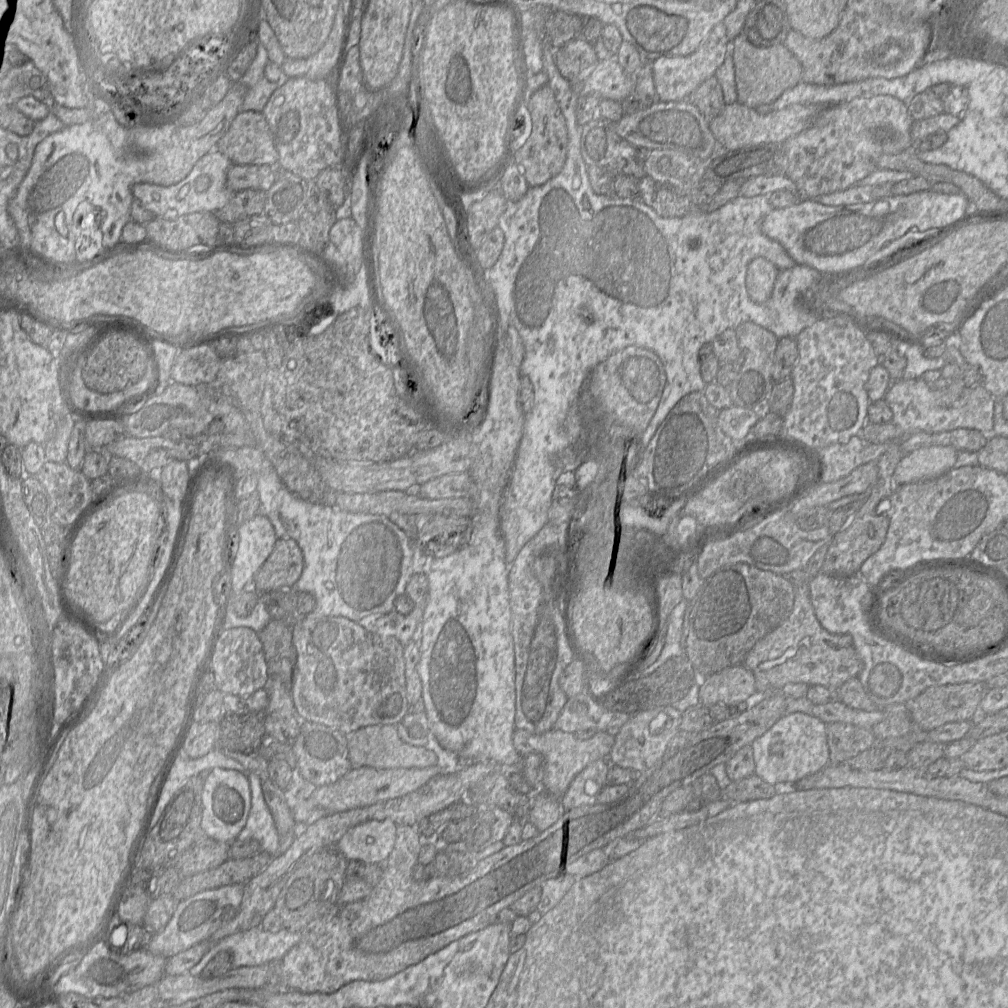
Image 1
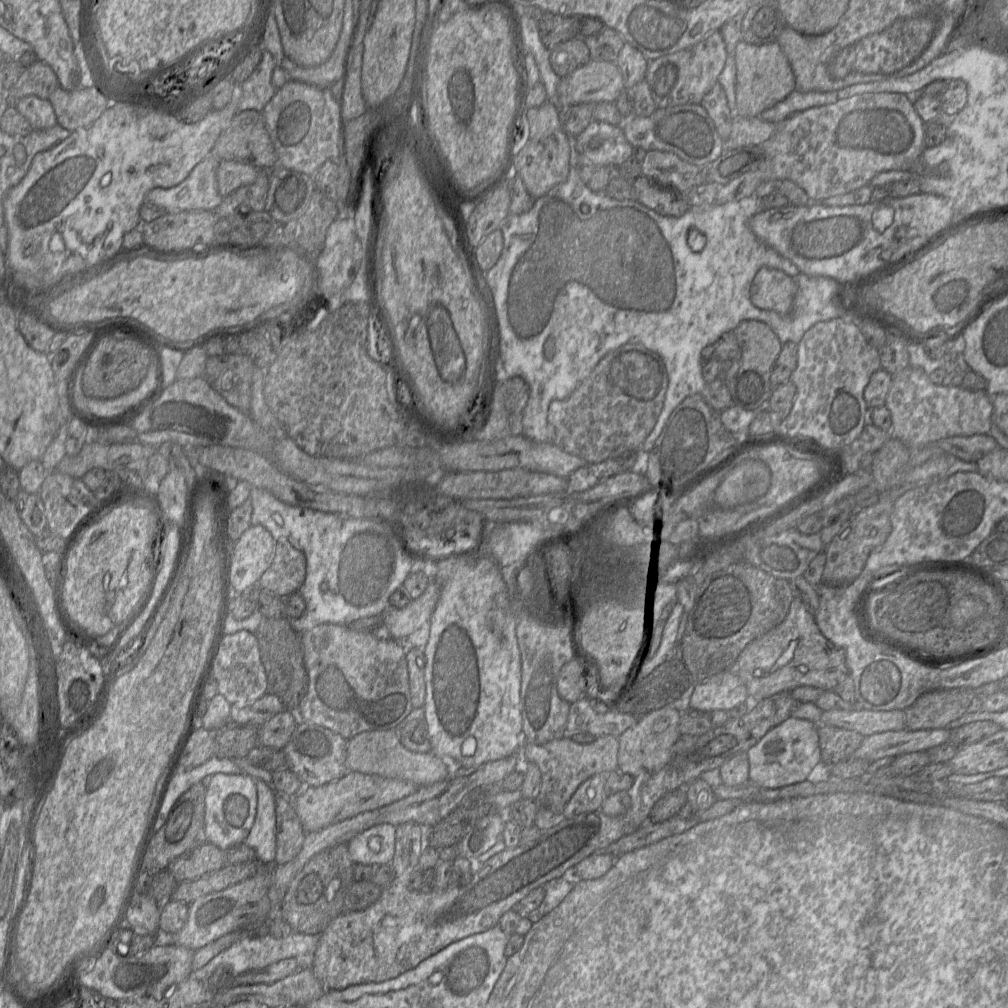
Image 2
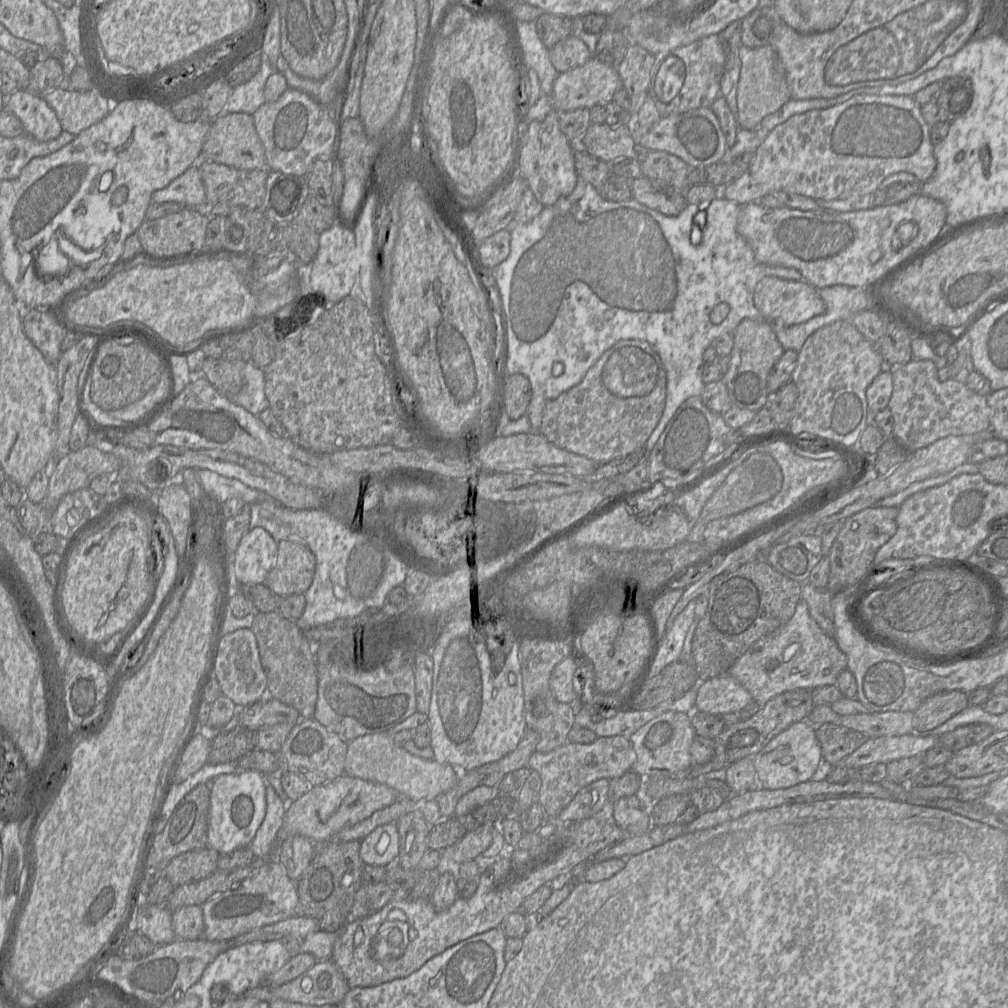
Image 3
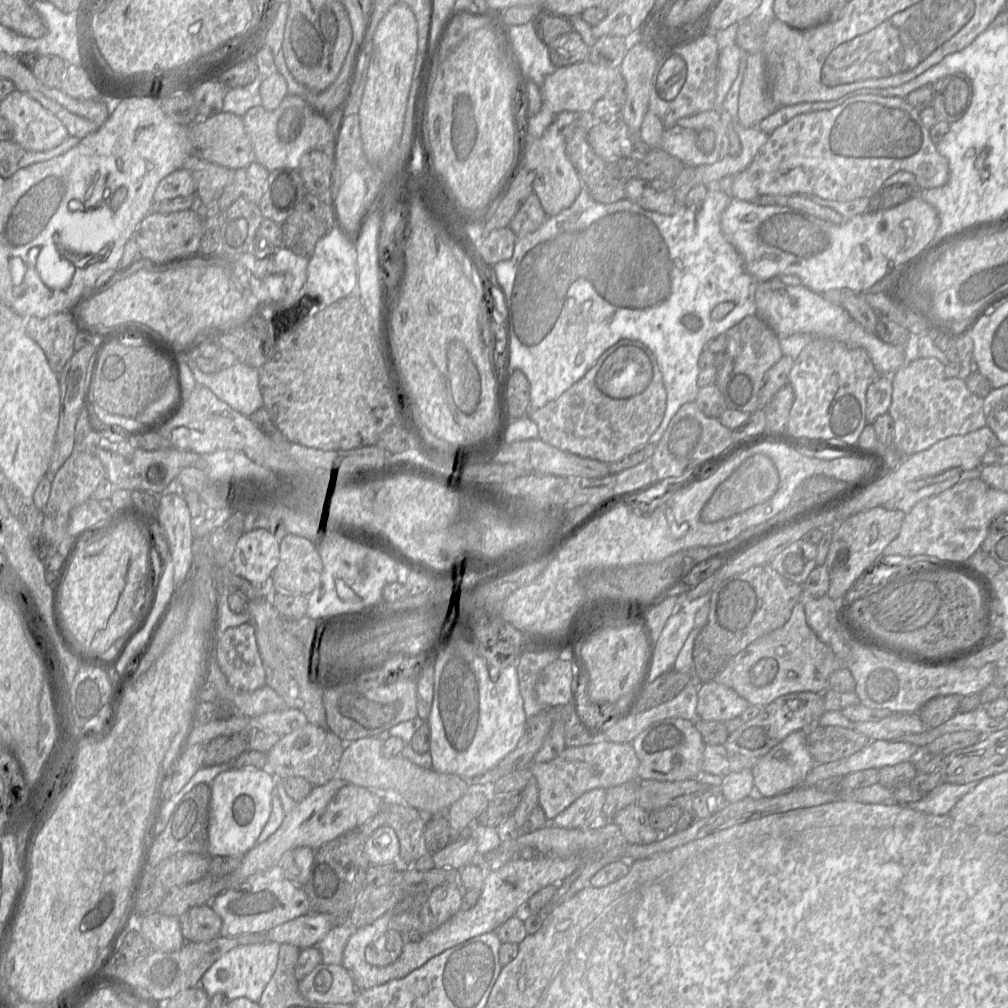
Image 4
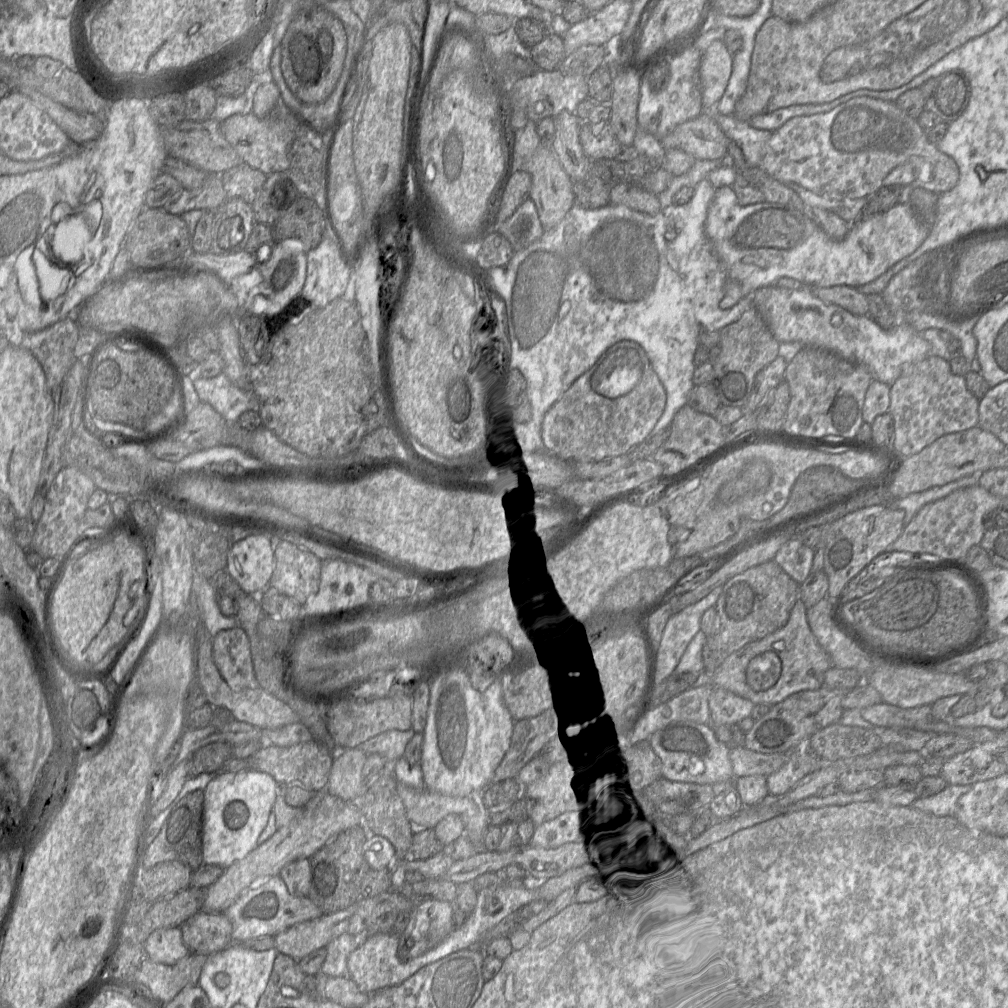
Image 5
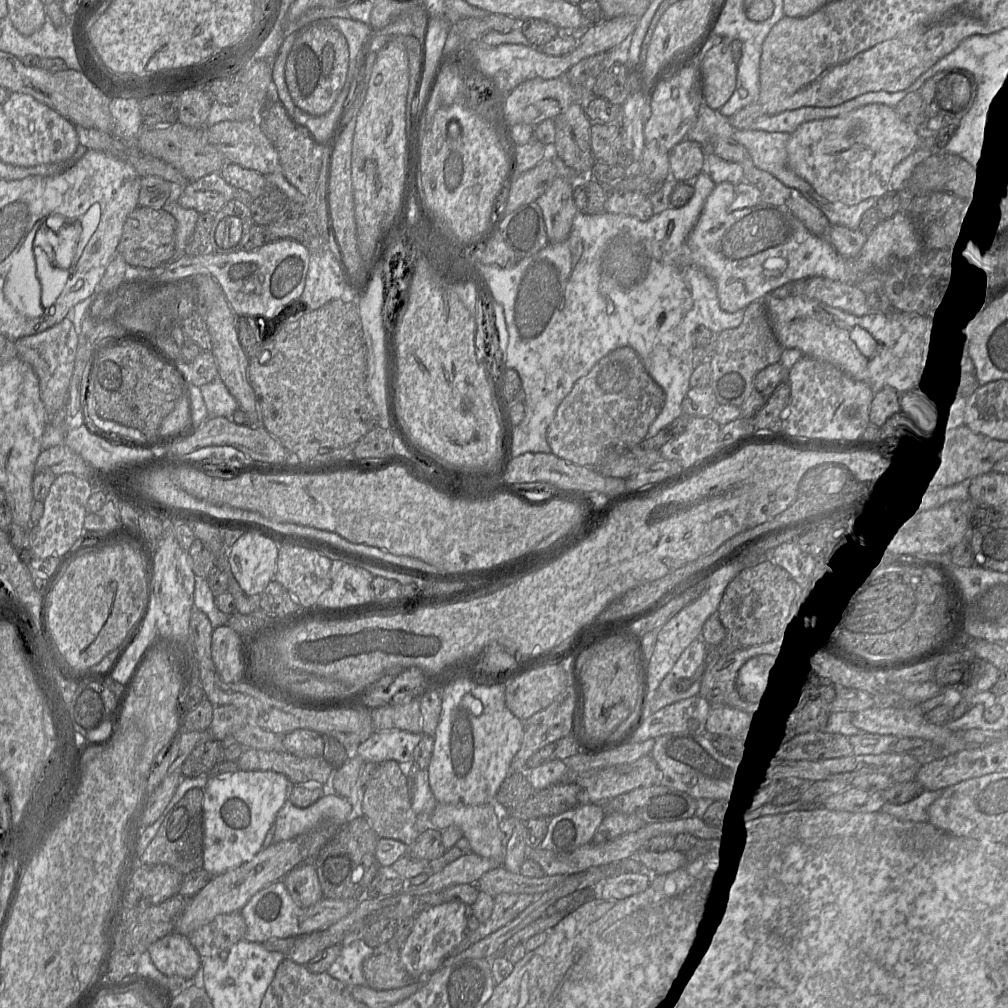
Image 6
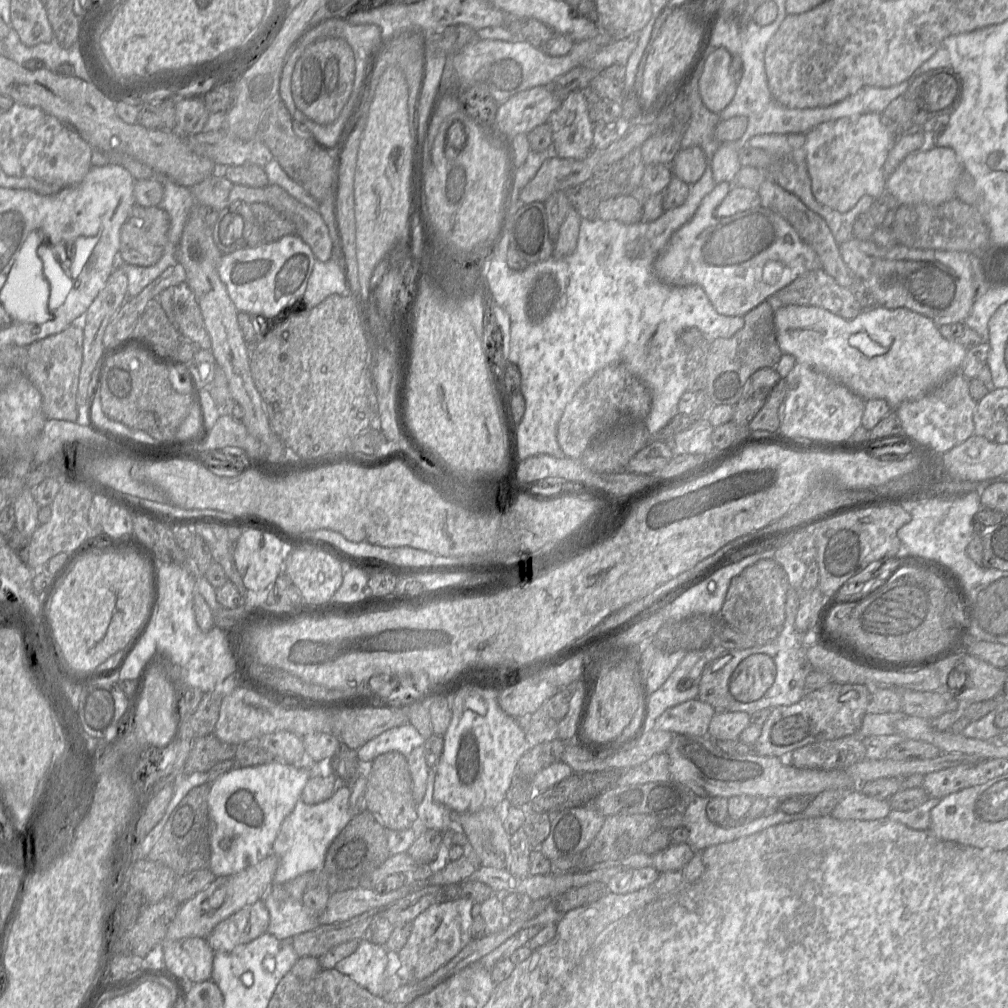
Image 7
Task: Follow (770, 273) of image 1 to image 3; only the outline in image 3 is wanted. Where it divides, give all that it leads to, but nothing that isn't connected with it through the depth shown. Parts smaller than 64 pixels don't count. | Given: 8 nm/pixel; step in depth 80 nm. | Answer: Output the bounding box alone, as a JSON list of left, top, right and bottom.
[754,276,826,326]

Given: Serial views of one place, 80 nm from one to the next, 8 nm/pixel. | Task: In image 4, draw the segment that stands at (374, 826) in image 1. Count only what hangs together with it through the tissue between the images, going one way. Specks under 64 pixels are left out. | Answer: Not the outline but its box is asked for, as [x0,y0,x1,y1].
[363,825,399,865]

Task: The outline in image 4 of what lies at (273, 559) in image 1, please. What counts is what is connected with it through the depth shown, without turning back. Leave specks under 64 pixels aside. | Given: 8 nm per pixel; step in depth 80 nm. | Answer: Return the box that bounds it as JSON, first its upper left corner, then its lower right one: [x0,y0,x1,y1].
[270,534,322,595]

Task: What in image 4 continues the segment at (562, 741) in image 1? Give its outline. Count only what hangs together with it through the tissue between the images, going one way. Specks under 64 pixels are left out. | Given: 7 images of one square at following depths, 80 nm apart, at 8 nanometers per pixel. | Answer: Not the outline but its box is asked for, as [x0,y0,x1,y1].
[528,740,638,821]

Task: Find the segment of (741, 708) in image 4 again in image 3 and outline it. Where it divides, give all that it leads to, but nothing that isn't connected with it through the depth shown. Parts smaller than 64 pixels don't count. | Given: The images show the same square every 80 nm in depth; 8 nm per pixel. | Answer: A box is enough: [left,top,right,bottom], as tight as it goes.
[695,673,752,716]

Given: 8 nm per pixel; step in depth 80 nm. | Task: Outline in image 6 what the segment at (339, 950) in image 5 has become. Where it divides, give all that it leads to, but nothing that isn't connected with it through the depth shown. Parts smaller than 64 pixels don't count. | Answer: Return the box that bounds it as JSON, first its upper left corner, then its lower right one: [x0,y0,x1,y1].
[328,936,375,986]

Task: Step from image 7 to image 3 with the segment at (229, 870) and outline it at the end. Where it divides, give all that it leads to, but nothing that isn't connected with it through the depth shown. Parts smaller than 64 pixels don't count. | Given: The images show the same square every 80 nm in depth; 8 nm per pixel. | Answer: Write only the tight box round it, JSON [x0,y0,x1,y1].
[207,769,266,854]

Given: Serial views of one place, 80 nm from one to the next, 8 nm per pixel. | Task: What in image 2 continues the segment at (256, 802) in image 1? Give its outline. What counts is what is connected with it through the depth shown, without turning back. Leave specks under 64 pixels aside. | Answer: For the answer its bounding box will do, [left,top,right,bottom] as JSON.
[244,779,276,865]

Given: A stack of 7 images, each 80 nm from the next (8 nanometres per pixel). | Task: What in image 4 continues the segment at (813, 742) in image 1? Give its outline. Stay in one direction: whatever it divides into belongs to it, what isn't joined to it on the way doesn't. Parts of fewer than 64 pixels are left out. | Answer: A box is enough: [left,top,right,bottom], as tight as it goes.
[752,730,816,797]

